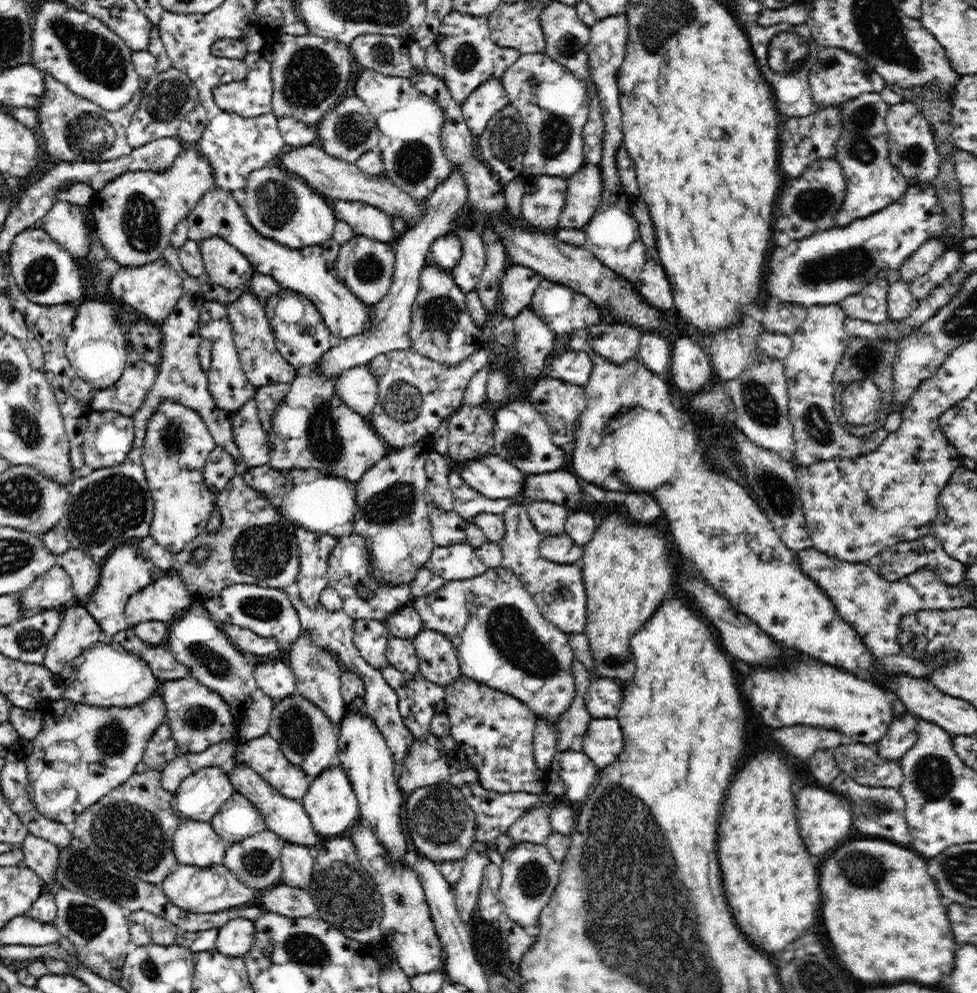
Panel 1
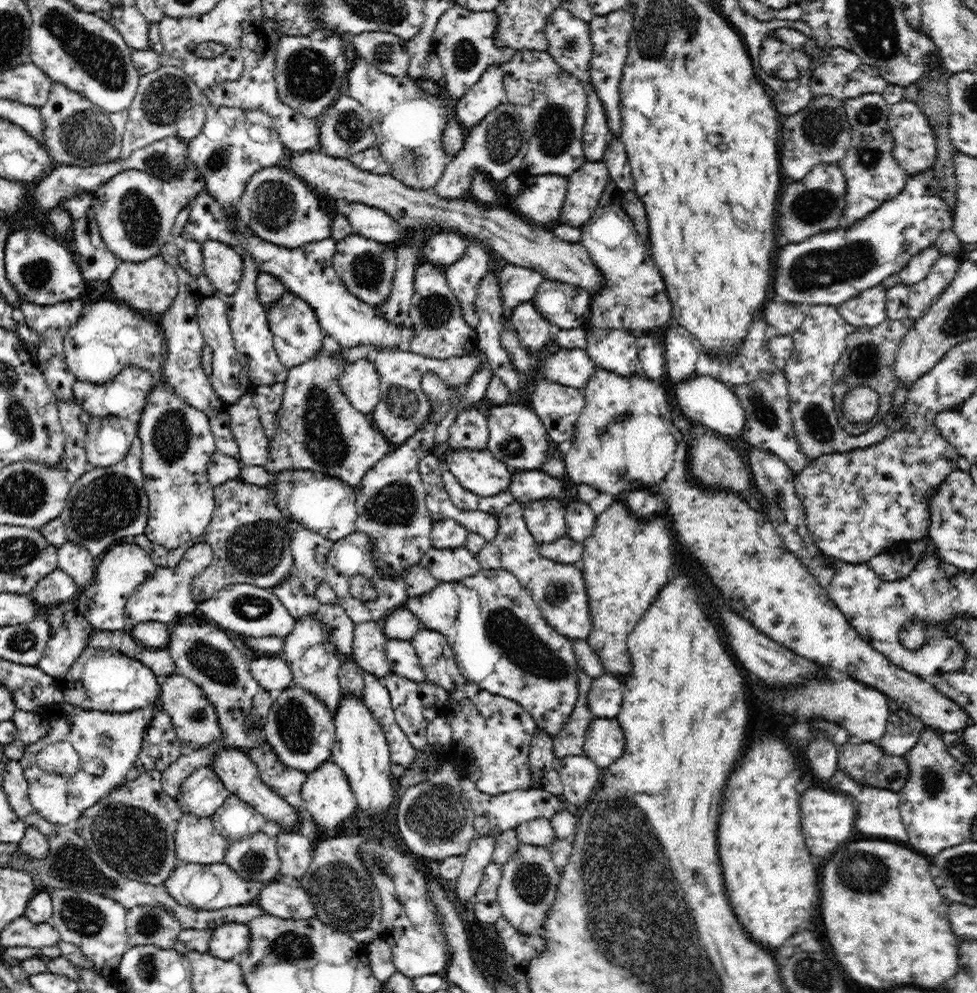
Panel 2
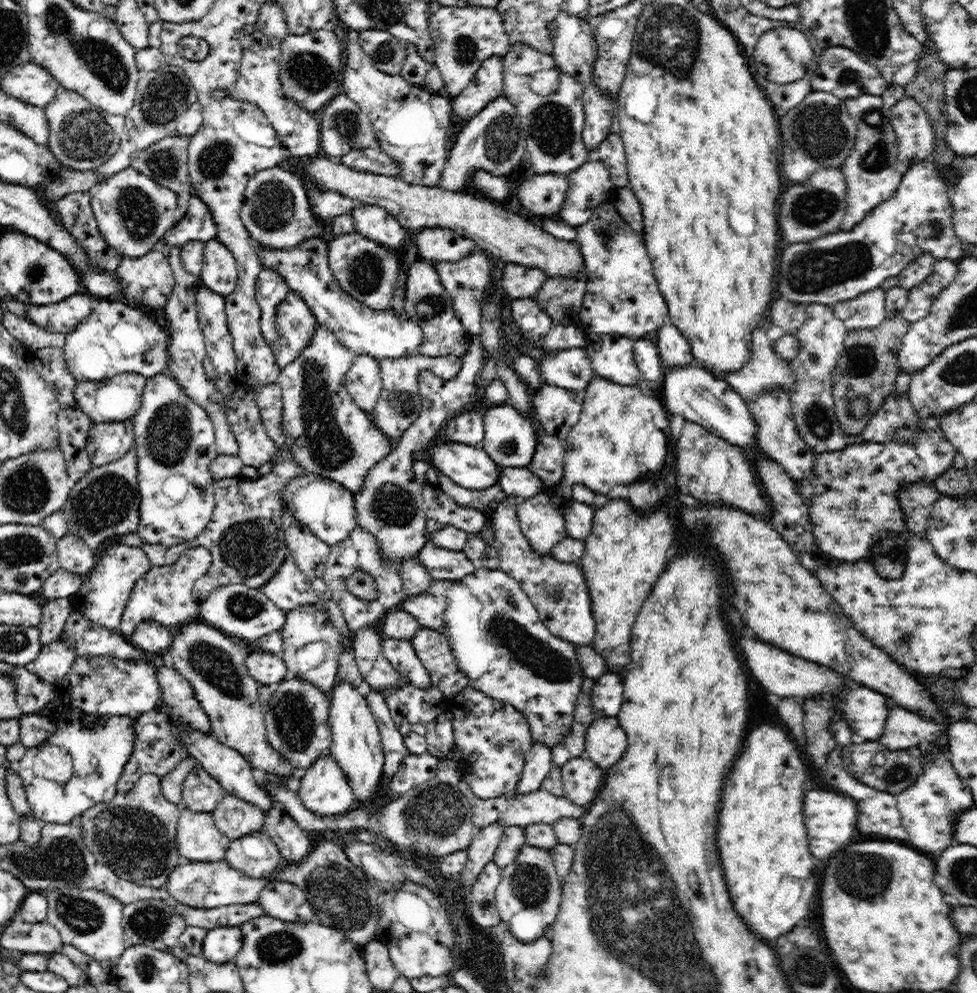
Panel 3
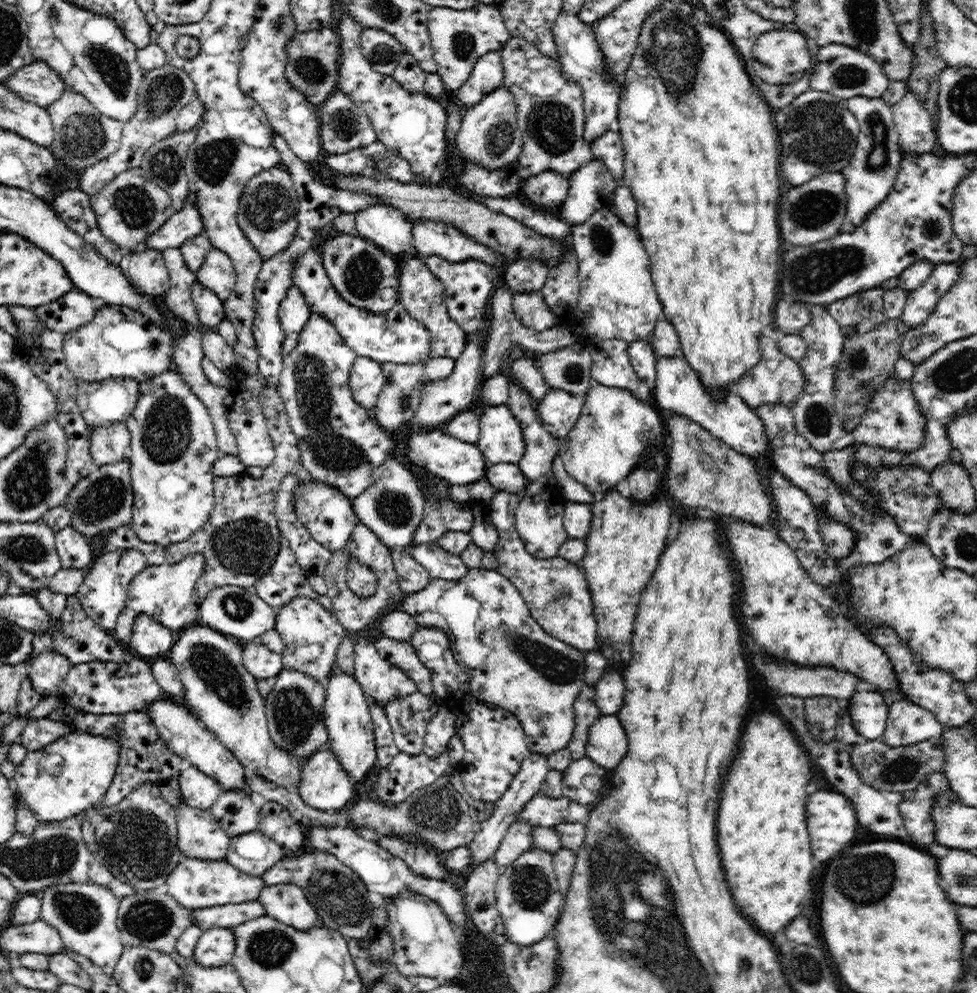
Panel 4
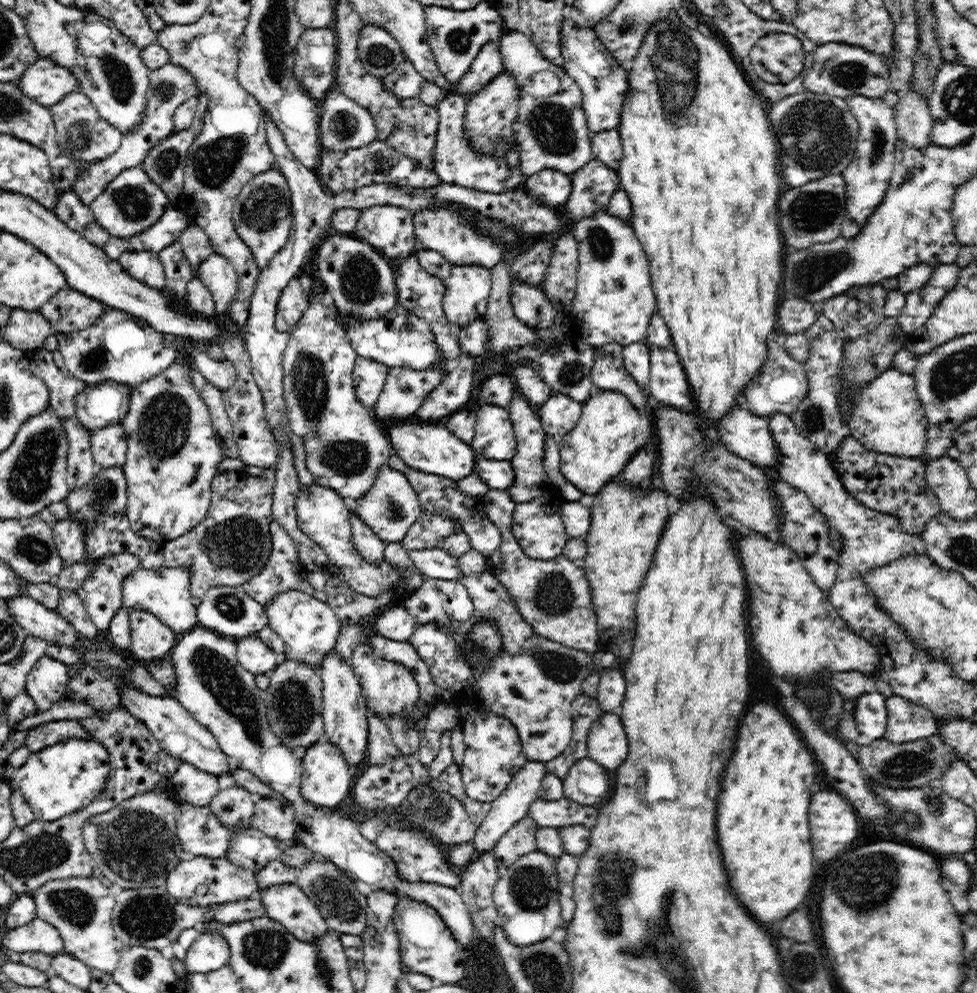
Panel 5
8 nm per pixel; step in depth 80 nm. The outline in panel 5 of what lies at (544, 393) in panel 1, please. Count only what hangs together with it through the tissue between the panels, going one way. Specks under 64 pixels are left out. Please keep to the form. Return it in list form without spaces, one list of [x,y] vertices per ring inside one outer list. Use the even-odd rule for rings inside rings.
[[[553,393],[537,409],[537,413],[545,432],[558,438],[567,435],[576,426],[582,407],[583,403],[576,402],[565,394]]]

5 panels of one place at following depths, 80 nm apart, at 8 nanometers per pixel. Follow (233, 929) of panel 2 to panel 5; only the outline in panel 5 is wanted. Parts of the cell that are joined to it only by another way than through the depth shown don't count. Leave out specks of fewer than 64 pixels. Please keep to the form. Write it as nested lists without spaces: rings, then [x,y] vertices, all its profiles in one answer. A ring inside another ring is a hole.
[[[215,932],[202,933],[190,945],[184,958],[187,973],[212,972],[229,964],[229,942]]]

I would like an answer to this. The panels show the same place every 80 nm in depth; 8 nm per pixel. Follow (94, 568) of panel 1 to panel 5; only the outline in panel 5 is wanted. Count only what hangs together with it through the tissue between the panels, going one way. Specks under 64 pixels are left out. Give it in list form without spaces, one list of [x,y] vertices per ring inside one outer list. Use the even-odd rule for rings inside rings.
[[[68,517],[51,525],[53,539],[65,566],[83,562],[85,551],[84,527],[78,521]]]

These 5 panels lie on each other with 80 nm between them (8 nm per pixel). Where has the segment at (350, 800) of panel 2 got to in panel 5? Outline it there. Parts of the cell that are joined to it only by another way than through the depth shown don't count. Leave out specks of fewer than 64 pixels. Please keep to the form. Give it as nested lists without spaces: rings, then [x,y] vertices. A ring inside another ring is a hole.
[[[323,739],[311,744],[302,757],[303,774],[300,784],[300,794],[313,805],[334,810],[351,792],[354,773],[346,763],[342,751]]]

